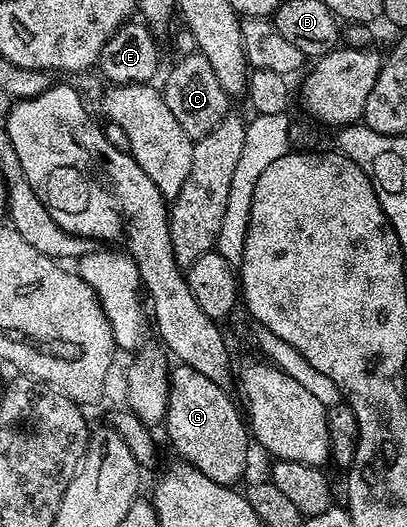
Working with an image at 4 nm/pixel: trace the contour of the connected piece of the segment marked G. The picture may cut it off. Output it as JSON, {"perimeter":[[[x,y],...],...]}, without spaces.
{"perimeter":[[[173,364],[168,374],[168,410],[162,429],[168,432],[168,441],[183,464],[193,465],[214,483],[232,487],[248,465],[250,429],[237,402],[235,405],[228,398],[228,391],[214,379],[194,371],[194,367]]]}

